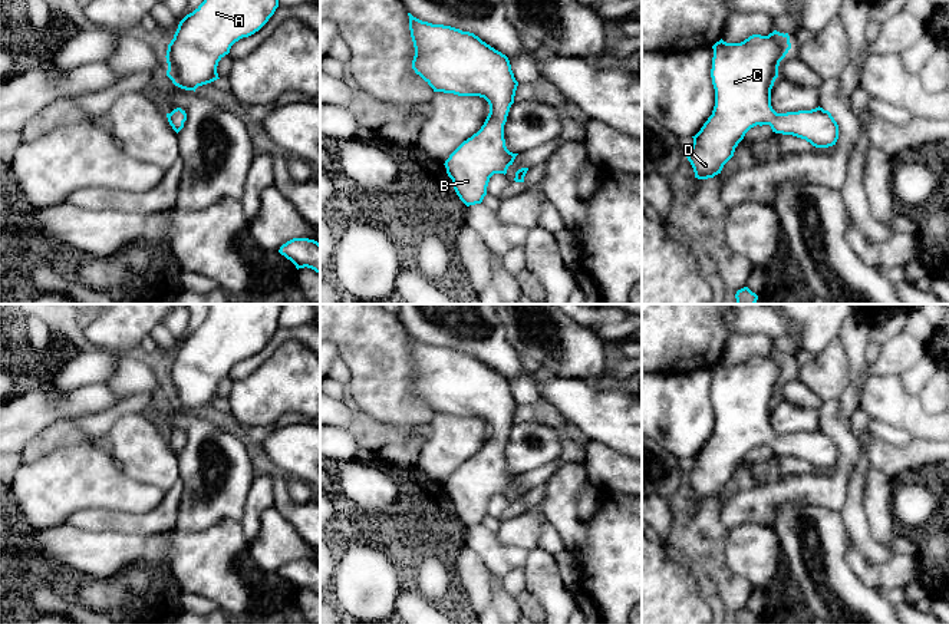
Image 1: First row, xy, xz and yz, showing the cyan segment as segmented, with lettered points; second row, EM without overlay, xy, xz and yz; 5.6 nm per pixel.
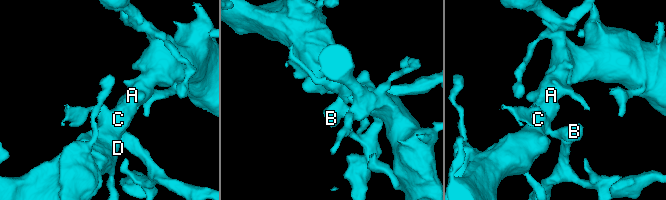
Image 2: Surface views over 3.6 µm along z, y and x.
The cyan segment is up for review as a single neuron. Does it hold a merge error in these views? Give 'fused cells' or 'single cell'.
single cell

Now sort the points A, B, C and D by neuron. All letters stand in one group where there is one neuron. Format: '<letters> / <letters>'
A B C D

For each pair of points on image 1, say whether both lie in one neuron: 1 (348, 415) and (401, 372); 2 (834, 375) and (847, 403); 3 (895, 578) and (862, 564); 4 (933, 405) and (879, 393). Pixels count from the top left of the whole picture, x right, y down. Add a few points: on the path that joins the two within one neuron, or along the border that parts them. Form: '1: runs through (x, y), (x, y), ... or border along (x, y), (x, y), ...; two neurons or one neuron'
1: border along (348, 399), (363, 422); two neurons
2: border along (850, 360), (850, 379), (839, 399); two neurons
3: runs through (886, 577), (875, 577), (870, 573); one neuron
4: border along (922, 408), (933, 415); two neurons

